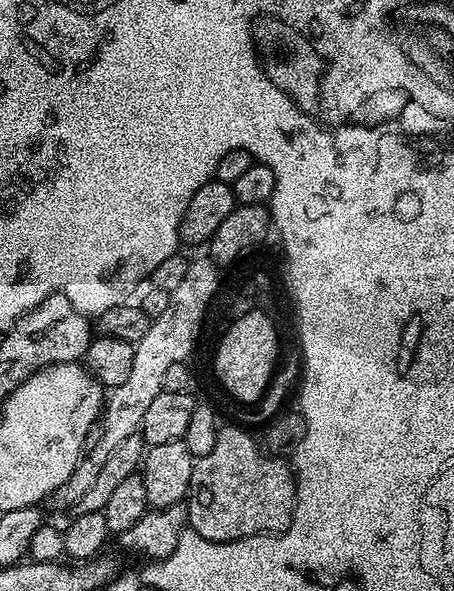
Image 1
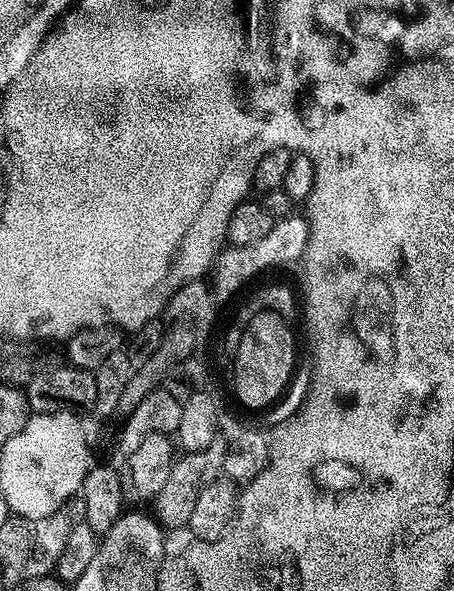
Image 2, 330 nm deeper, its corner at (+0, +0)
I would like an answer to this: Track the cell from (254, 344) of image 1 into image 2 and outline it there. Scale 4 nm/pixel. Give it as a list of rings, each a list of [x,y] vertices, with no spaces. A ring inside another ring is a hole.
[[[260,316],[260,320],[252,320],[248,336],[244,336],[244,344],[240,344],[240,364],[236,364],[236,388],[240,388],[240,400],[244,400],[249,410],[267,410],[284,395],[298,364],[292,357],[296,352],[295,340],[294,333],[284,328],[276,316]]]

